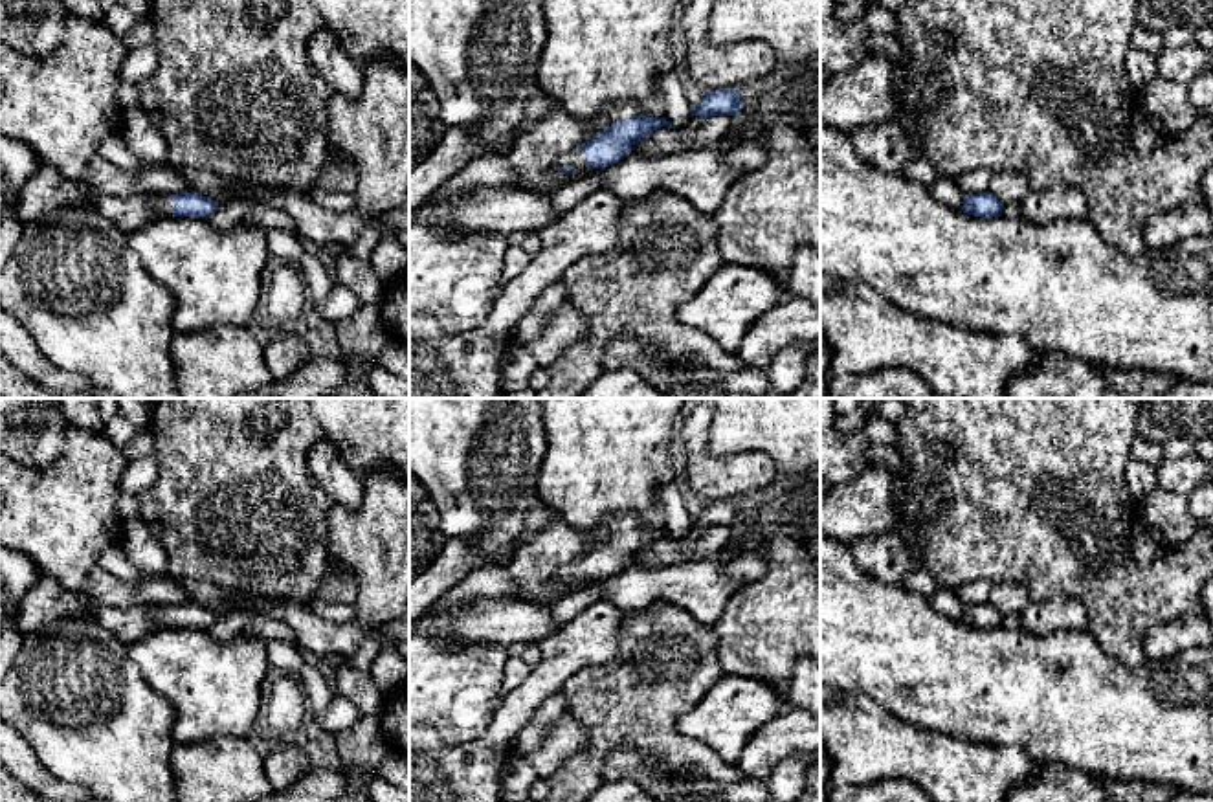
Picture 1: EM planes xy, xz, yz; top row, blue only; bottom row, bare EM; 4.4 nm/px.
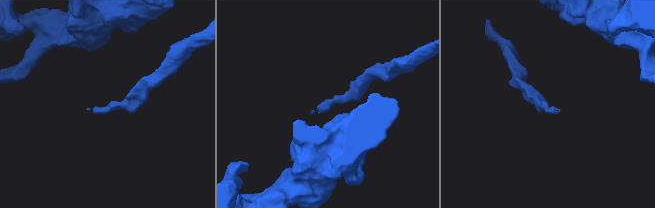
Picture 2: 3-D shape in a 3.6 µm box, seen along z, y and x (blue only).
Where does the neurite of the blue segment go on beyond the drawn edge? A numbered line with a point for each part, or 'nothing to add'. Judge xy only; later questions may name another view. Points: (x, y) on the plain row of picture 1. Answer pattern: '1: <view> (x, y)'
1: xy (129, 624)

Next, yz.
1: yz (944, 601)

